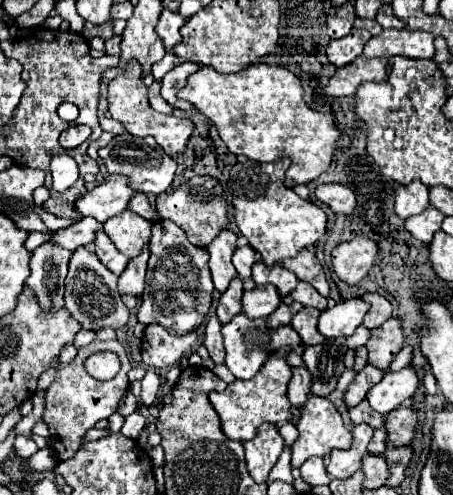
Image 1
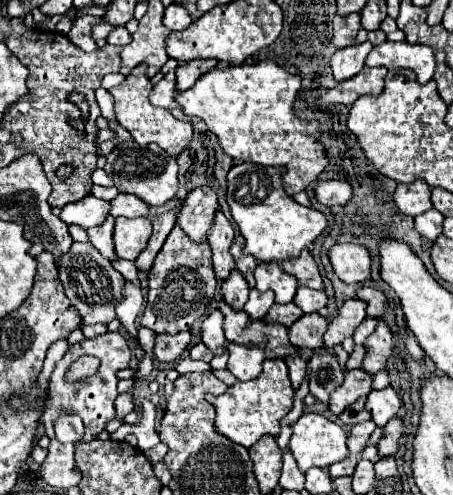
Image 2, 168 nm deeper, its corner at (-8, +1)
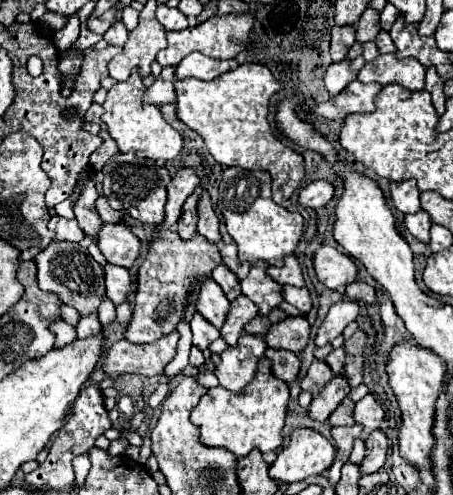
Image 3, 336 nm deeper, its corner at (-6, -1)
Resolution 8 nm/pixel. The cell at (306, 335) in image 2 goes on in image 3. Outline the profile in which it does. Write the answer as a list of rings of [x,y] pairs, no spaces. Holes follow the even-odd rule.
[[[290,316],[284,322],[278,322],[266,334],[266,344],[270,348],[284,348],[294,354],[300,354],[310,340],[310,324],[302,316]]]

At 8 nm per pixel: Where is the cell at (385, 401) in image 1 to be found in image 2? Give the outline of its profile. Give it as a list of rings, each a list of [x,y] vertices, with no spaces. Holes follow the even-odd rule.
[[[390,386],[370,392],[366,400],[366,410],[370,412],[376,426],[384,426],[390,418],[394,418],[400,406],[402,406],[402,400]]]

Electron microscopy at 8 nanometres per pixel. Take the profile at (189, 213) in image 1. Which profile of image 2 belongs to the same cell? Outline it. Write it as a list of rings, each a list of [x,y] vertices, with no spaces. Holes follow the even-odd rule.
[[[194,188],[186,200],[184,208],[180,210],[178,226],[194,240],[194,242],[206,242],[208,228],[212,226],[212,216],[218,210],[218,196],[212,188]]]

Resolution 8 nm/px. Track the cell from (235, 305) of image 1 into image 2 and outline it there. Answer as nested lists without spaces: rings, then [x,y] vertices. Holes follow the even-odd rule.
[[[232,270],[230,276],[222,282],[222,298],[232,308],[242,310],[244,302],[248,300],[248,282],[244,280],[244,276],[240,276],[240,272]]]

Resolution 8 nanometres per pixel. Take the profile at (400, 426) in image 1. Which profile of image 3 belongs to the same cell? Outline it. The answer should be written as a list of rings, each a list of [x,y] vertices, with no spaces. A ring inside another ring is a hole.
[[[374,430],[370,436],[368,436],[368,446],[366,446],[366,458],[364,462],[360,464],[362,468],[362,474],[372,474],[372,472],[378,472],[382,466],[384,466],[384,460],[386,460],[386,454],[388,454],[388,438],[382,430]]]

